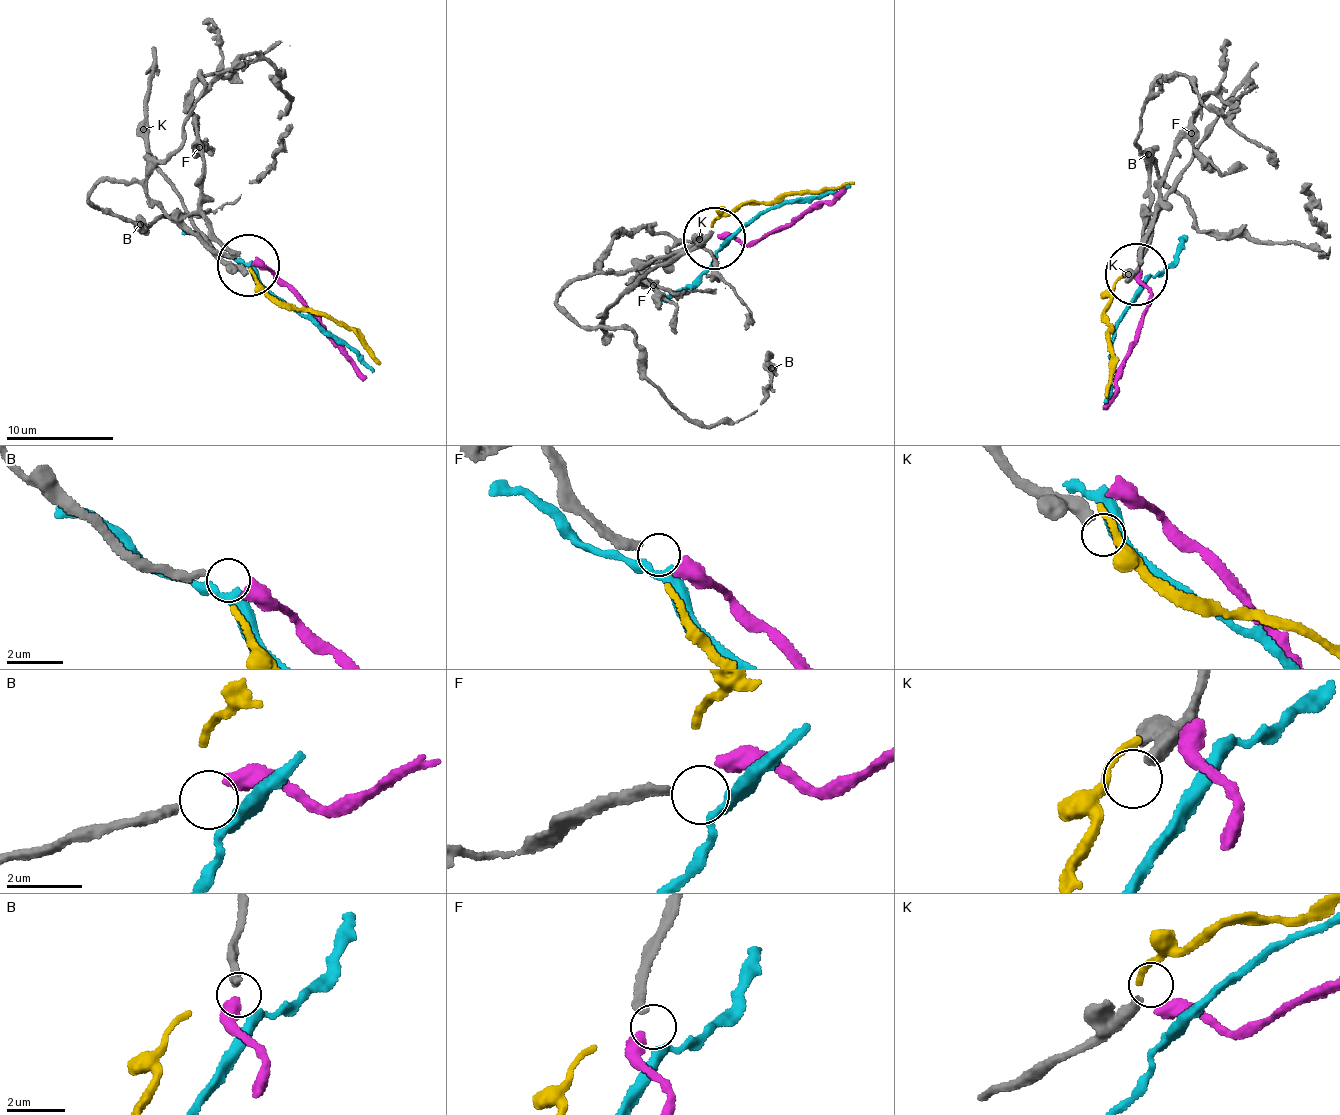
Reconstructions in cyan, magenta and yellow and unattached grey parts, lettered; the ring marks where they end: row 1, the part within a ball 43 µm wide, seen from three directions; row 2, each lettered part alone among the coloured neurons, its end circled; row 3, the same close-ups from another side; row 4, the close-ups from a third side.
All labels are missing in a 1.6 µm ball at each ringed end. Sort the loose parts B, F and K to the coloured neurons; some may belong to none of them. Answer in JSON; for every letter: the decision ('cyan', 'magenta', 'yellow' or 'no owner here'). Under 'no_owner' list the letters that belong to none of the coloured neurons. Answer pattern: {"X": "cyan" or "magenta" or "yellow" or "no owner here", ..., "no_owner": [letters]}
{"B": "magenta", "F": "cyan", "K": "no owner here", "no_owner": ["K"]}

